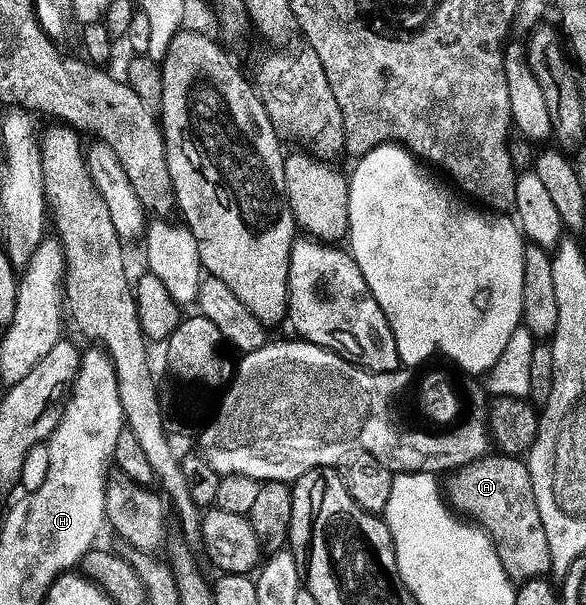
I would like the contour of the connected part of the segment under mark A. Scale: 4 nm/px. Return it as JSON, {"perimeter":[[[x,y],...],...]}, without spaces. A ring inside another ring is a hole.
{"perimeter":[[[515,455],[482,458],[446,478],[445,496],[456,514],[478,525],[491,538],[513,582],[538,581],[551,573],[551,552],[526,460],[518,461]]]}

